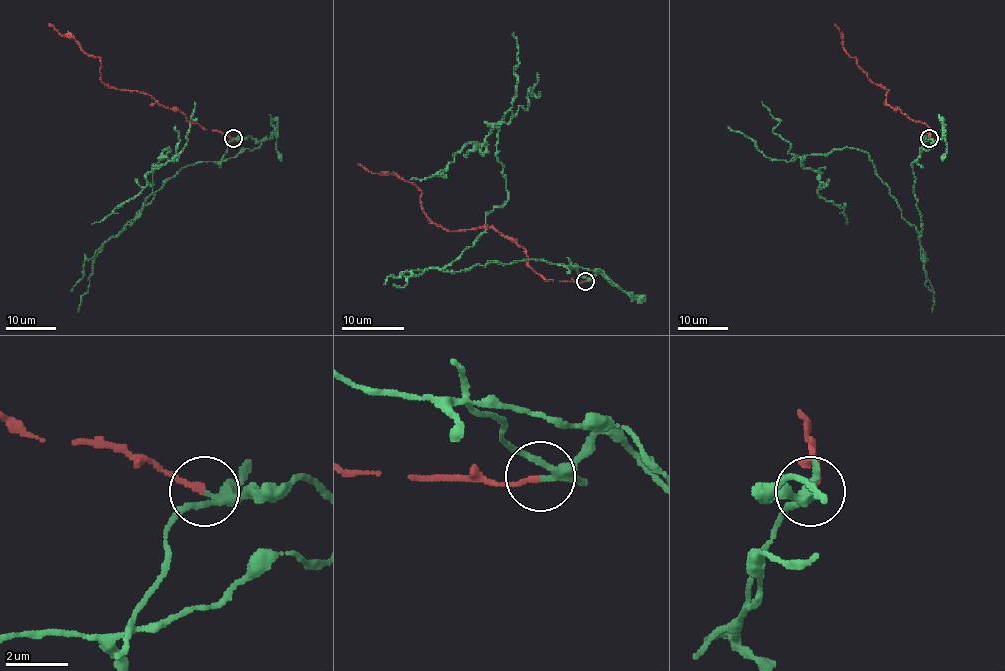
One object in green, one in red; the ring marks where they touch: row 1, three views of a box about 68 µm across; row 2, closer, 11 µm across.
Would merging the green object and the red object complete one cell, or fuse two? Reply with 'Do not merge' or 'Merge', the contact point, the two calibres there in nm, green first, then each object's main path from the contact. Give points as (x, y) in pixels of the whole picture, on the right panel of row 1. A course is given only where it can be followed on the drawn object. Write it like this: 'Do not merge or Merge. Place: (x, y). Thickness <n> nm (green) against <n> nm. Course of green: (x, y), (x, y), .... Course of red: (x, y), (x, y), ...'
Do not merge. Place: (929, 138). Thickness 200 nm (green) against 200 nm. Course of green: (929, 138), (912, 166), (919, 232), (863, 151), (791, 160), (820, 174), (818, 194), (843, 208), (847, 224). Course of red: (929, 138), (924, 123), (886, 103), (889, 90), (871, 80), (848, 55), (834, 23)

